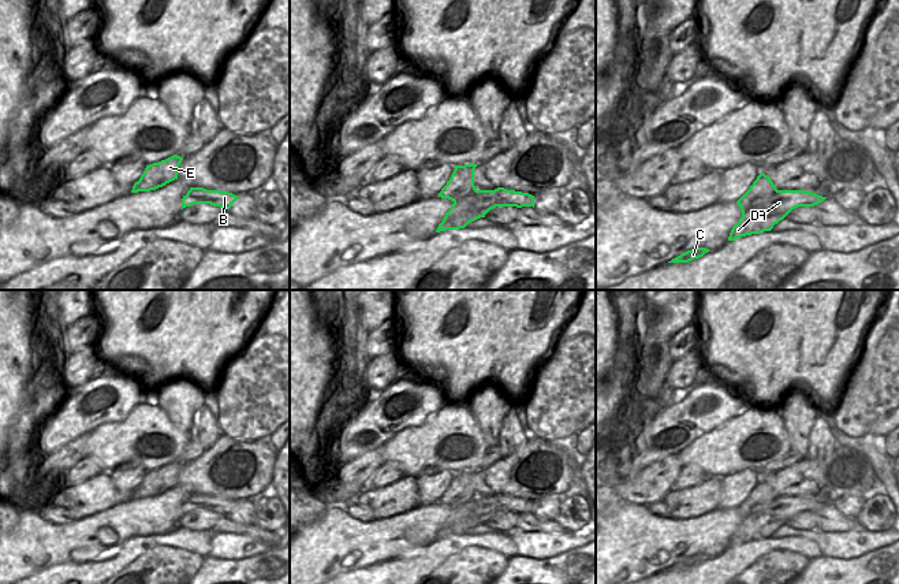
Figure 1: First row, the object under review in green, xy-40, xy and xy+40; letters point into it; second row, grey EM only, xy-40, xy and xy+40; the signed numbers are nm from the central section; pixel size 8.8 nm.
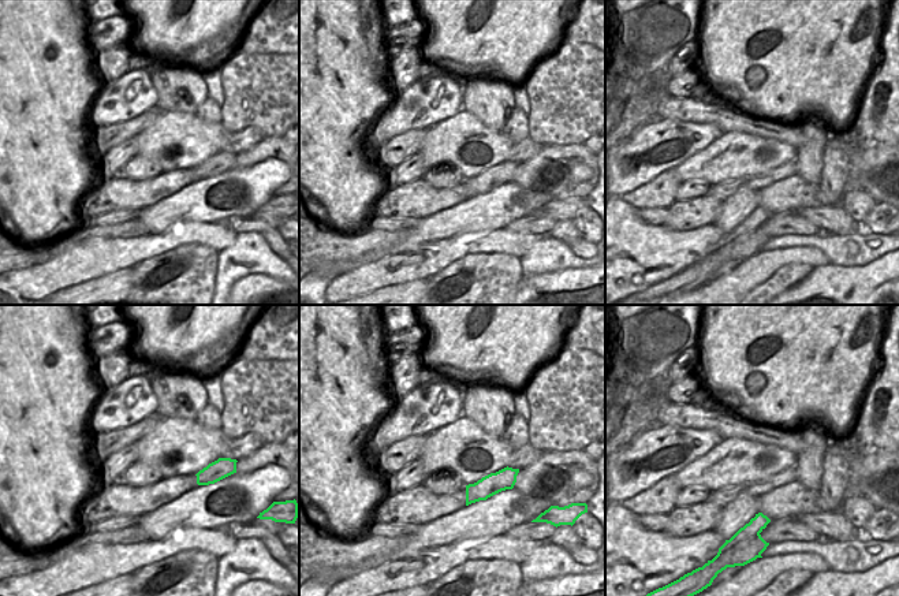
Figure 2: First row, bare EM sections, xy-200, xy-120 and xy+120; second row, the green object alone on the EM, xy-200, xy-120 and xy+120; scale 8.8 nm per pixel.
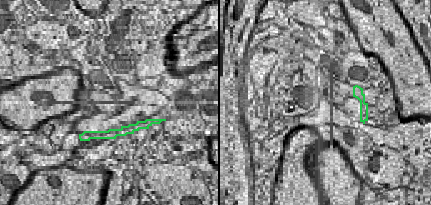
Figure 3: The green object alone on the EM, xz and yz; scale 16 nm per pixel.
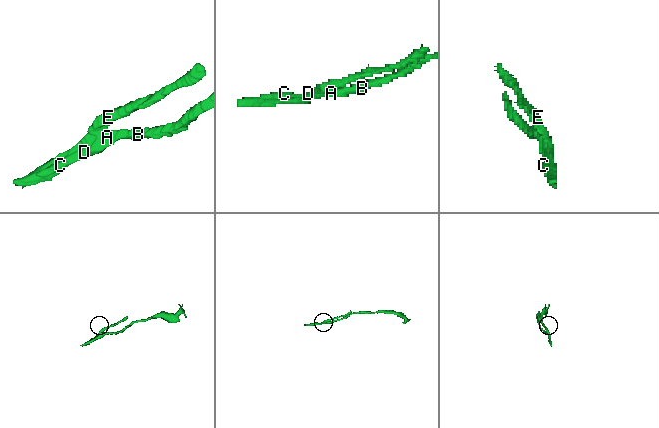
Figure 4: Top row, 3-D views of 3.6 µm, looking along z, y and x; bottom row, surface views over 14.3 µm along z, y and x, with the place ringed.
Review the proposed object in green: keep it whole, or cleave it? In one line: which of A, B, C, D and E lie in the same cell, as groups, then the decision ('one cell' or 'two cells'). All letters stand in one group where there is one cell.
groups A B C D / E; two cells

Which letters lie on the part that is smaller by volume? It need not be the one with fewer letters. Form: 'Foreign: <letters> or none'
Foreign: E

